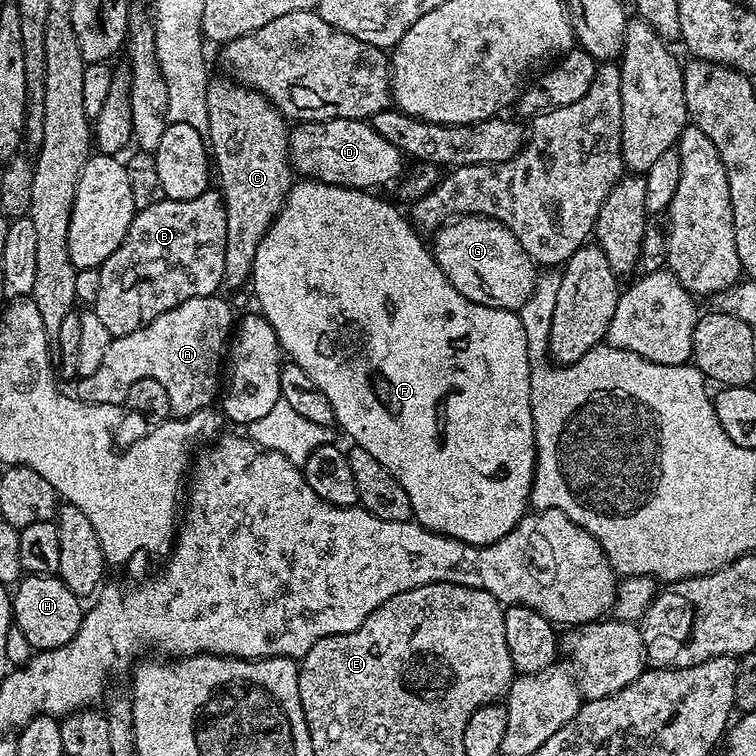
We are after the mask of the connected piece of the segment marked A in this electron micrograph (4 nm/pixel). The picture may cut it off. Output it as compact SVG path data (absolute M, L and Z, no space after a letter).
M223 295L190 298L174 310L166 310L154 322L150 322L142 330L134 330L134 334L117 336L106 350L106 358L102 358L102 366L94 370L94 374L80 376L75 381L75 395L88 404L123 405L128 398L130 386L142 378L154 378L166 386L166 394L170 398L172 416L179 418L189 416L198 410L209 407L217 399L222 388L222 369L226 364L226 353L234 335L234 316L232 308L223 300Z

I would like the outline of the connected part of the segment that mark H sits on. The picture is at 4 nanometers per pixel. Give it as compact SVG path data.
M25 575L15 585L11 598L14 627L22 630L22 634L26 634L26 642L30 642L33 650L66 646L66 642L70 642L74 638L74 634L78 634L80 624L84 621L85 609L80 608L81 597L74 595L62 583L59 575Z

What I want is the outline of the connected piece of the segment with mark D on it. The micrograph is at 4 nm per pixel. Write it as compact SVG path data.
M334 118L297 123L288 134L288 163L292 165L293 173L310 180L321 180L324 184L337 184L343 188L376 190L379 184L401 179L400 171L406 157L390 146L368 120Z

